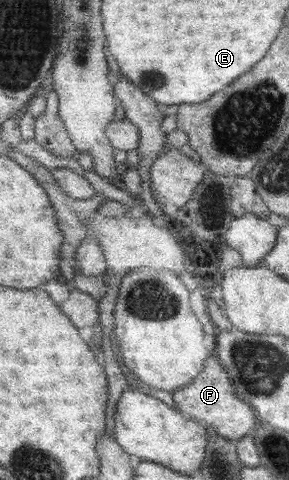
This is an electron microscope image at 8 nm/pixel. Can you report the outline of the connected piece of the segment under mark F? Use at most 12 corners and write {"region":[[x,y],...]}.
{"region":[[216,355],[172,392],[184,416],[232,442],[259,431]]}

